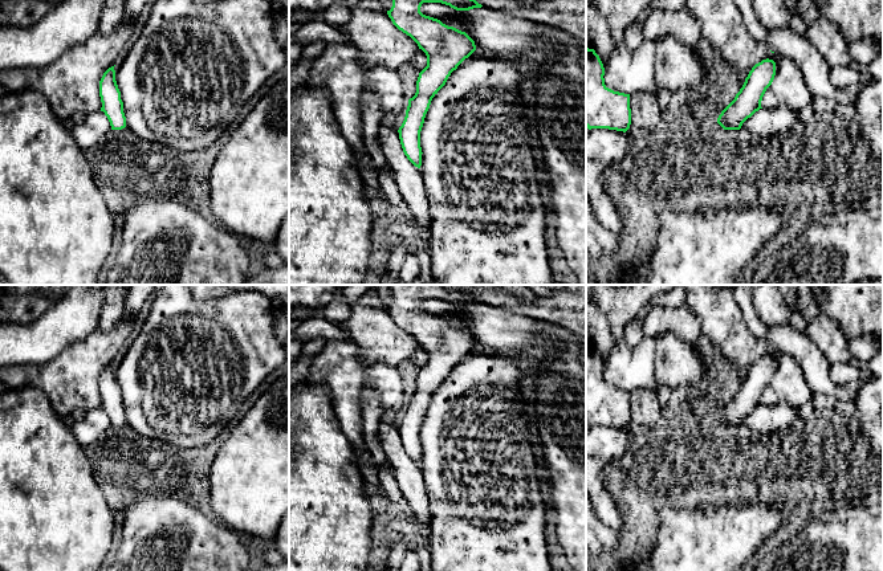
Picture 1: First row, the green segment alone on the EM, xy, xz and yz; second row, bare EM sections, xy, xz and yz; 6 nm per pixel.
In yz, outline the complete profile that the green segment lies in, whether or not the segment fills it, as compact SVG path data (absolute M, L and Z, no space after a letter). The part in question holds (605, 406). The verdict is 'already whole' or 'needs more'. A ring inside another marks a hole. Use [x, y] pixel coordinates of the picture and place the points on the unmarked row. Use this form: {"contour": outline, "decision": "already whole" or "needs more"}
{"contour": "M586 344L586 424L626 429L631 421L630 391L609 386L603 372L599 352Z", "decision": "already whole"}

